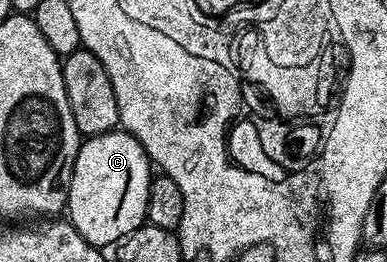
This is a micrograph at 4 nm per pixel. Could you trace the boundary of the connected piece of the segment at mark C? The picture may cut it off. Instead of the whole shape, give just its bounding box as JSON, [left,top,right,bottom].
[66,128,153,246]

